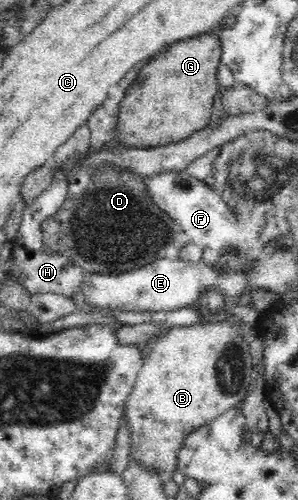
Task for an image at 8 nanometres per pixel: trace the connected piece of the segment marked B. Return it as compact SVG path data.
M216 321L169 327L157 337L157 341L152 343L150 354L144 359L144 366L137 374L132 392L124 402L126 424L131 434L128 458L148 469L148 472L160 476L169 472L172 475L178 472L179 452L189 434L233 406L240 407L252 389L250 384L256 380L257 373L249 342L244 341L243 329L230 321Z

